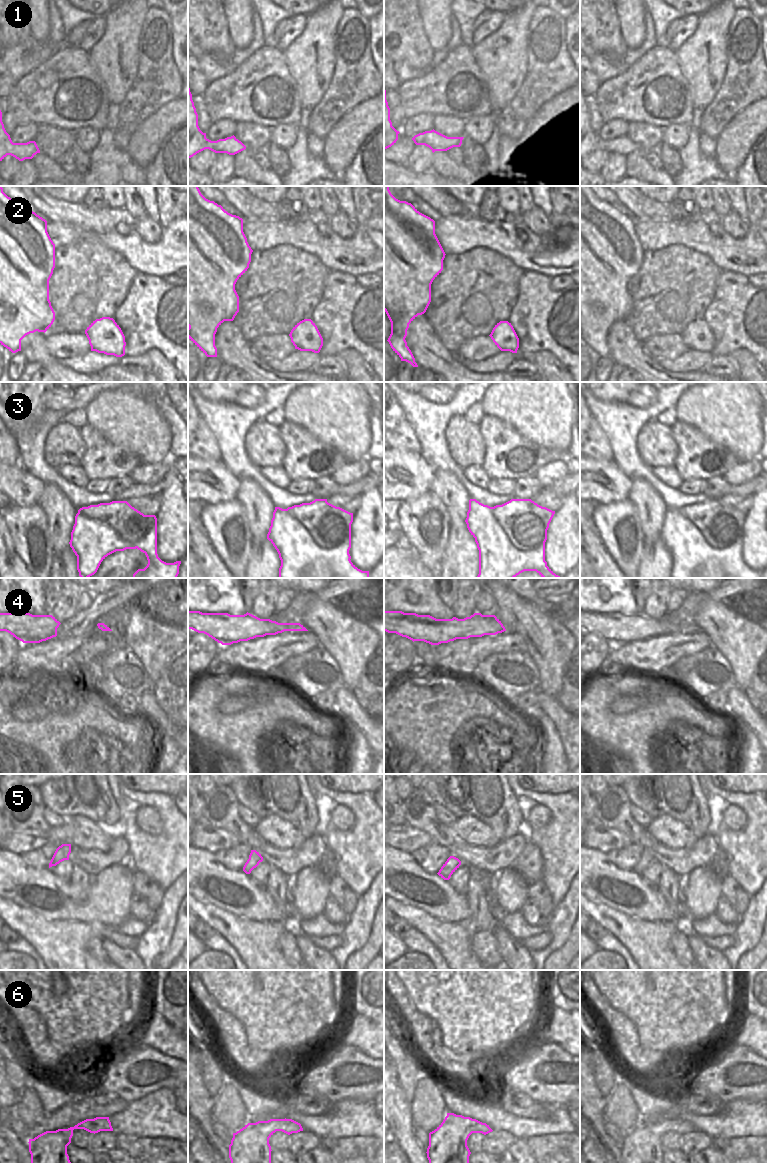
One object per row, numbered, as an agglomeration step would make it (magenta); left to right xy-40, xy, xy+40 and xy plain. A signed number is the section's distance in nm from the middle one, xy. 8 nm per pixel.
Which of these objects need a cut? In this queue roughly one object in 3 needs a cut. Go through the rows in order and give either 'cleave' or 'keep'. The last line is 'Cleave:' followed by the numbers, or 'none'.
1: keep
2: keep
3: cleave
4: cleave
5: keep
6: keep
Cleave: 3, 4

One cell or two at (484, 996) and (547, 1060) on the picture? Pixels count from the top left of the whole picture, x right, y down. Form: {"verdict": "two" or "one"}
{"verdict": "two"}

